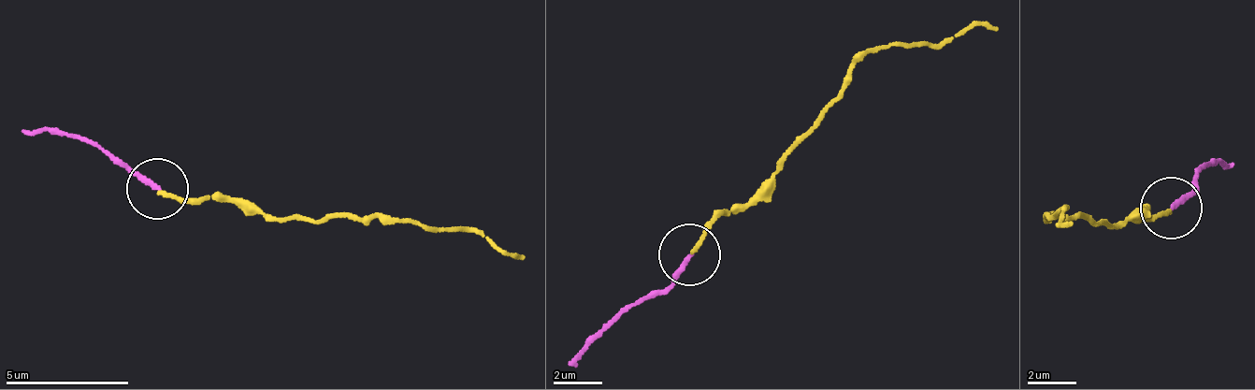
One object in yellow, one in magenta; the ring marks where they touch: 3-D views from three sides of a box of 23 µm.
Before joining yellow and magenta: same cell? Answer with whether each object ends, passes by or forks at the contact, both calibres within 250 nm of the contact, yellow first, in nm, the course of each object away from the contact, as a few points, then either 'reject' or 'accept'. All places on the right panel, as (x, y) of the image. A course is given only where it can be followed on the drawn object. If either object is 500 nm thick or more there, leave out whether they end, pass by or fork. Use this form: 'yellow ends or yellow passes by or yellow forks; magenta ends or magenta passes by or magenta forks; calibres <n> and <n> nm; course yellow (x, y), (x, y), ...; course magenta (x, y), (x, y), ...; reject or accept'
yellow ends; magenta ends; calibres 150 and 200 nm; course yellow (1169, 212), (1137, 209), (1127, 222), (1107, 224), (1052, 209), (1045, 219), (1066, 209), (1057, 223), (1072, 224); course magenta (1169, 206), (1186, 201), (1205, 166), (1232, 166); accept

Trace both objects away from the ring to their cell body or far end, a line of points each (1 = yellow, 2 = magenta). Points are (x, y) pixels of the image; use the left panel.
1: (156, 193), (238, 198), (262, 214), (278, 217), (382, 211), (398, 223), (477, 233), (521, 258)
2: (156, 186), (87, 139), (21, 133)

